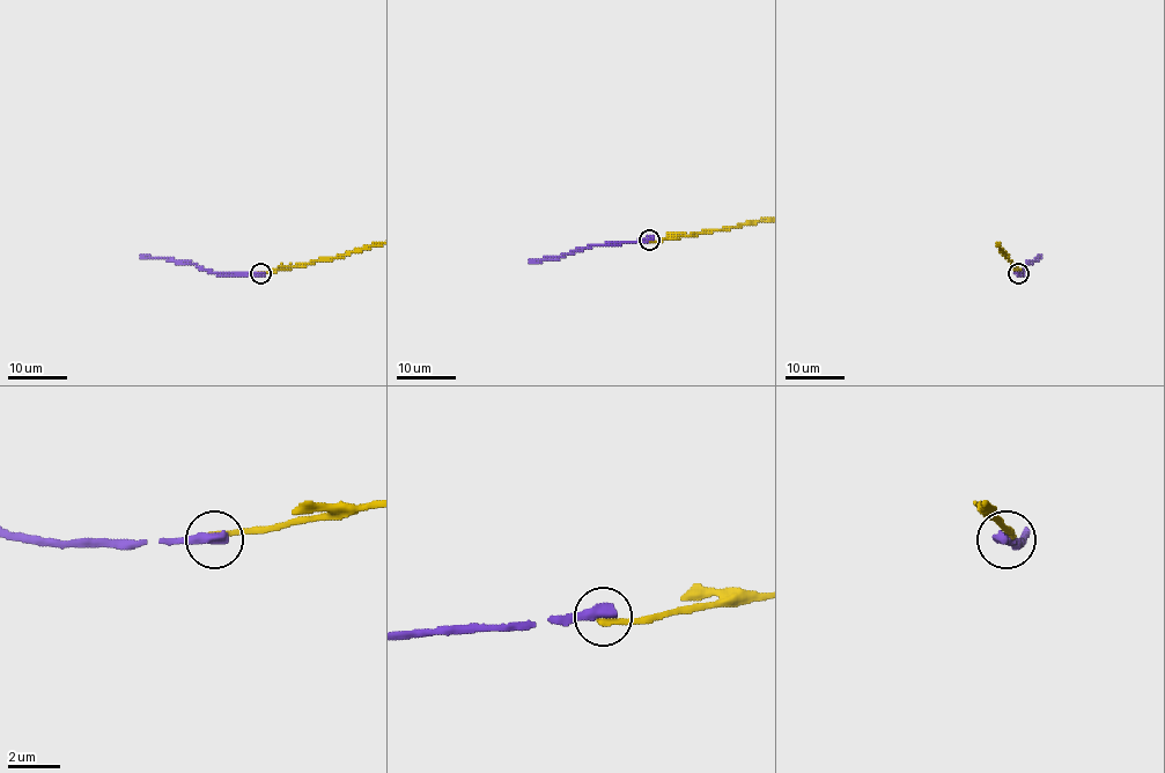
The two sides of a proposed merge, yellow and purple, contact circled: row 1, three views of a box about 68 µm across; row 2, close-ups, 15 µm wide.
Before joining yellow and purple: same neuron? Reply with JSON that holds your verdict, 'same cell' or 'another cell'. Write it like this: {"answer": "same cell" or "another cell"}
{"answer": "another cell"}

